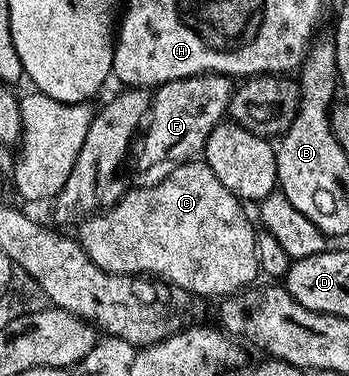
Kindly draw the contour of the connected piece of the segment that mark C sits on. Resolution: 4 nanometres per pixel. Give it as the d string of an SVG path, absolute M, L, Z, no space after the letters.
M192 159L176 164L174 168L170 170L170 172L171 171L172 173L169 174L168 177L161 178L160 181L156 183L156 185L151 185L148 187L148 189L135 189L135 187L128 188L127 192L123 194L123 198L121 198L120 201L116 203L114 207L112 207L111 209L104 209L103 212L96 213L94 217L88 217L86 221L82 222L82 224L78 226L77 240L79 244L83 246L83 250L85 250L86 253L89 255L89 259L93 259L93 263L97 263L97 267L101 267L105 271L109 271L110 273L130 273L132 275L150 275L152 278L170 281L171 284L176 285L177 287L187 289L189 290L189 292L195 294L195 296L200 299L208 299L207 297L215 297L214 299L222 299L224 297L230 297L231 294L240 292L248 288L248 286L250 286L252 282L254 282L251 280L253 280L254 277L258 278L260 276L260 271L259 264L257 263L257 251L255 250L255 234L257 232L257 229L256 226L253 224L253 221L253 226L251 226L251 221L249 218L247 218L246 211L243 210L246 209L244 202L240 201L238 197L234 197L231 194L231 192L229 191L229 187L225 187L225 183L221 183L221 179L217 179L217 175L213 175L213 171L210 169L210 167L207 166L206 161L202 159Z

